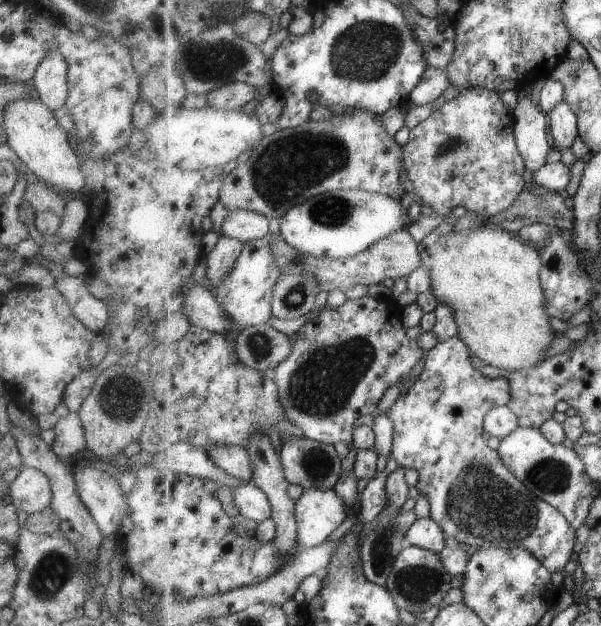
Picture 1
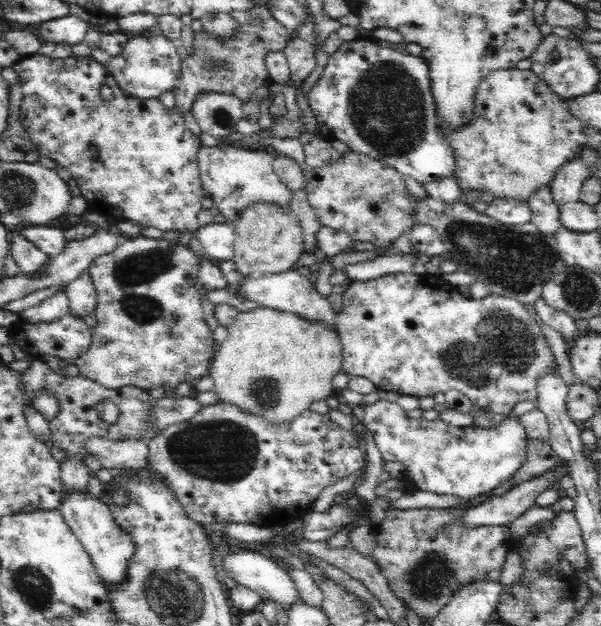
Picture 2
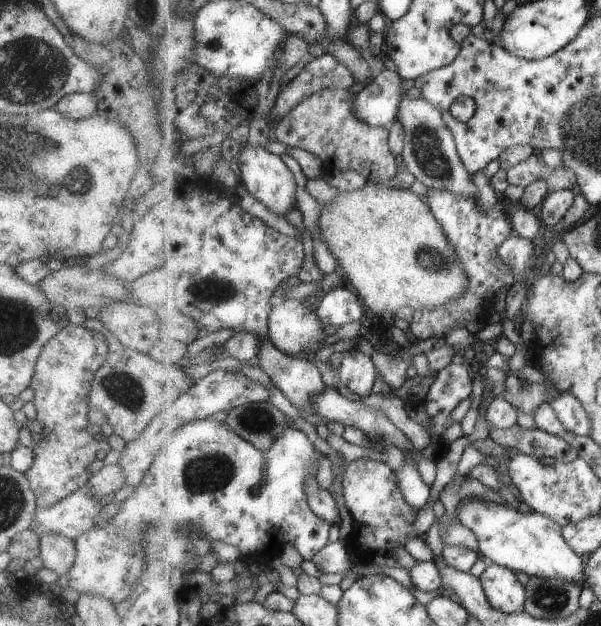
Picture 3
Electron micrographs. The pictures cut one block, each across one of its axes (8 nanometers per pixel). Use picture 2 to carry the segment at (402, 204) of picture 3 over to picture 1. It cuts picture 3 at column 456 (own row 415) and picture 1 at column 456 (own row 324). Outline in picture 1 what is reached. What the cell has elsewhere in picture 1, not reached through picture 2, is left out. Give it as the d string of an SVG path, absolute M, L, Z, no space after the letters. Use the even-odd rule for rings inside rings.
M483 225L466 231L436 233L433 231L419 243L422 266L430 269L432 292L439 304L452 308L459 338L473 356L500 369L518 371L538 365L547 359L545 352L555 338L547 322L546 294L541 280L542 254L533 244L525 243L519 234L503 228Z

